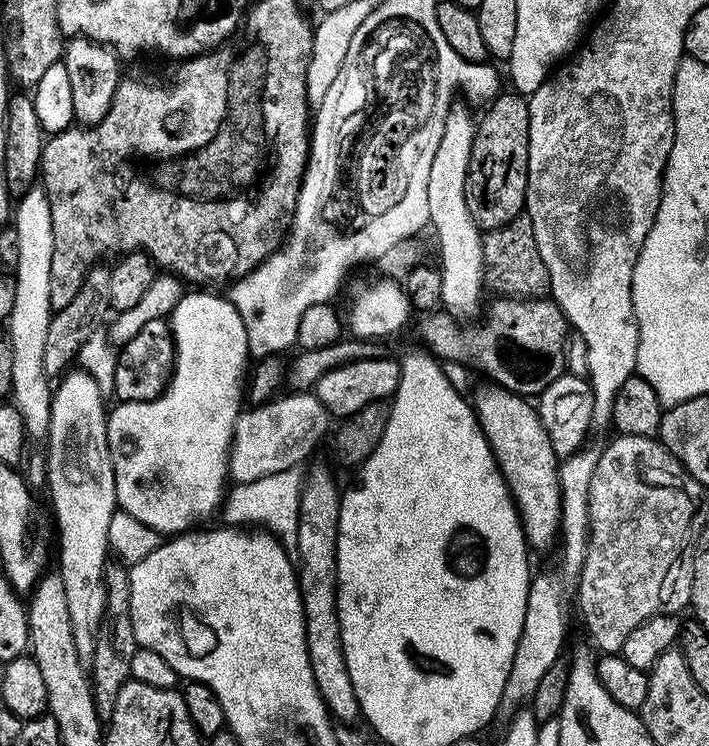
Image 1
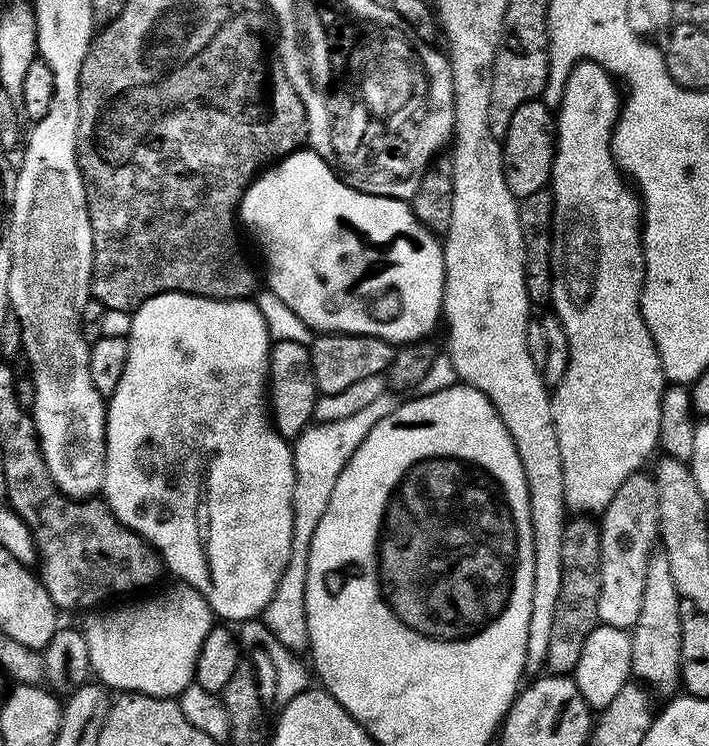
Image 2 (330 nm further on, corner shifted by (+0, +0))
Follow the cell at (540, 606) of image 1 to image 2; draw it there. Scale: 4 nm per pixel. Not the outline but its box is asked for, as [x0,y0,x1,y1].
[550,60,666,514]

